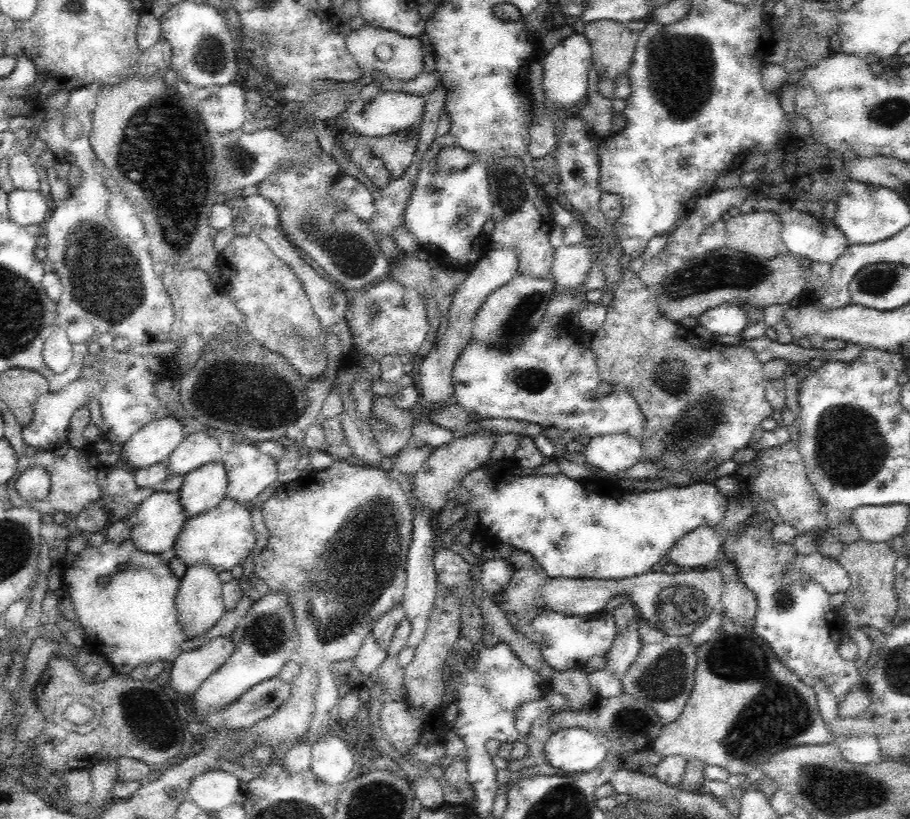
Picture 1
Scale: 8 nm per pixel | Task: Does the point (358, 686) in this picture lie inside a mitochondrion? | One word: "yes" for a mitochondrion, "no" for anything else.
no

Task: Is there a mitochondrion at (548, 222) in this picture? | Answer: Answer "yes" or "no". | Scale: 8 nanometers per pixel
no

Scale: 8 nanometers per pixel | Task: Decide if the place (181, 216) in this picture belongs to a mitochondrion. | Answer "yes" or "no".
yes

